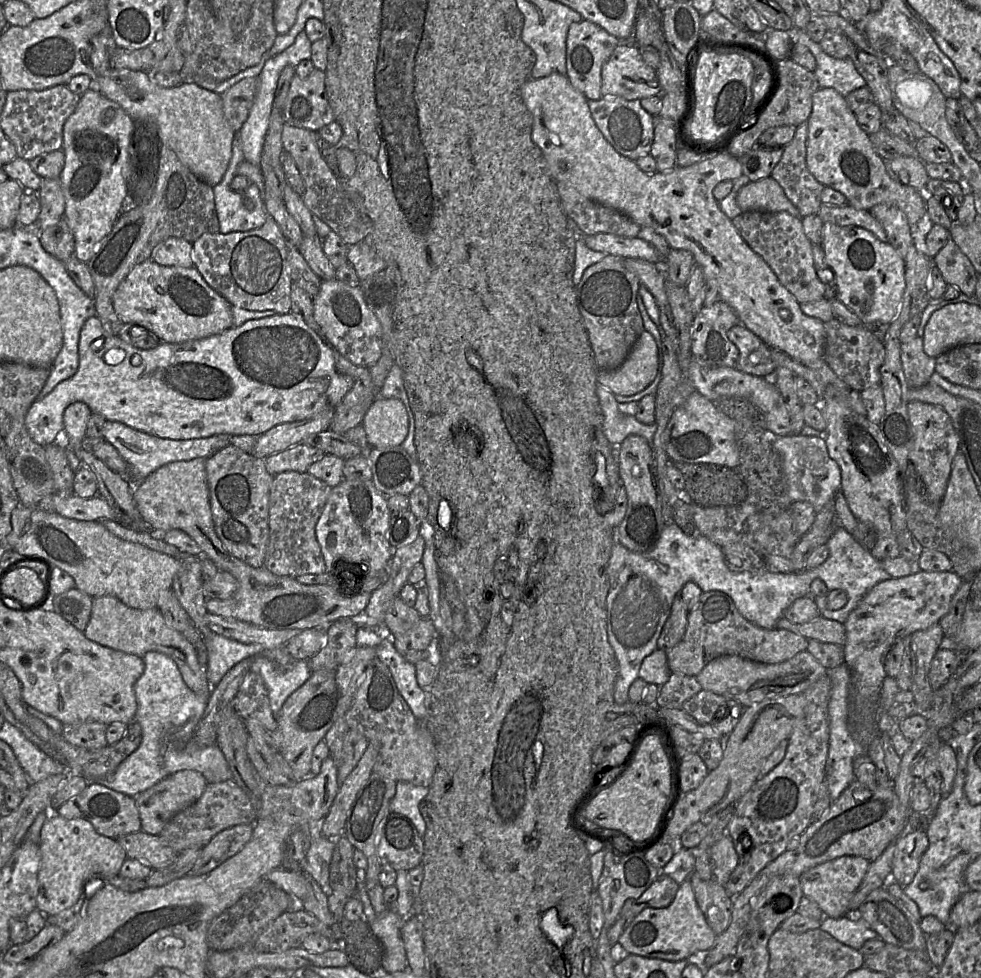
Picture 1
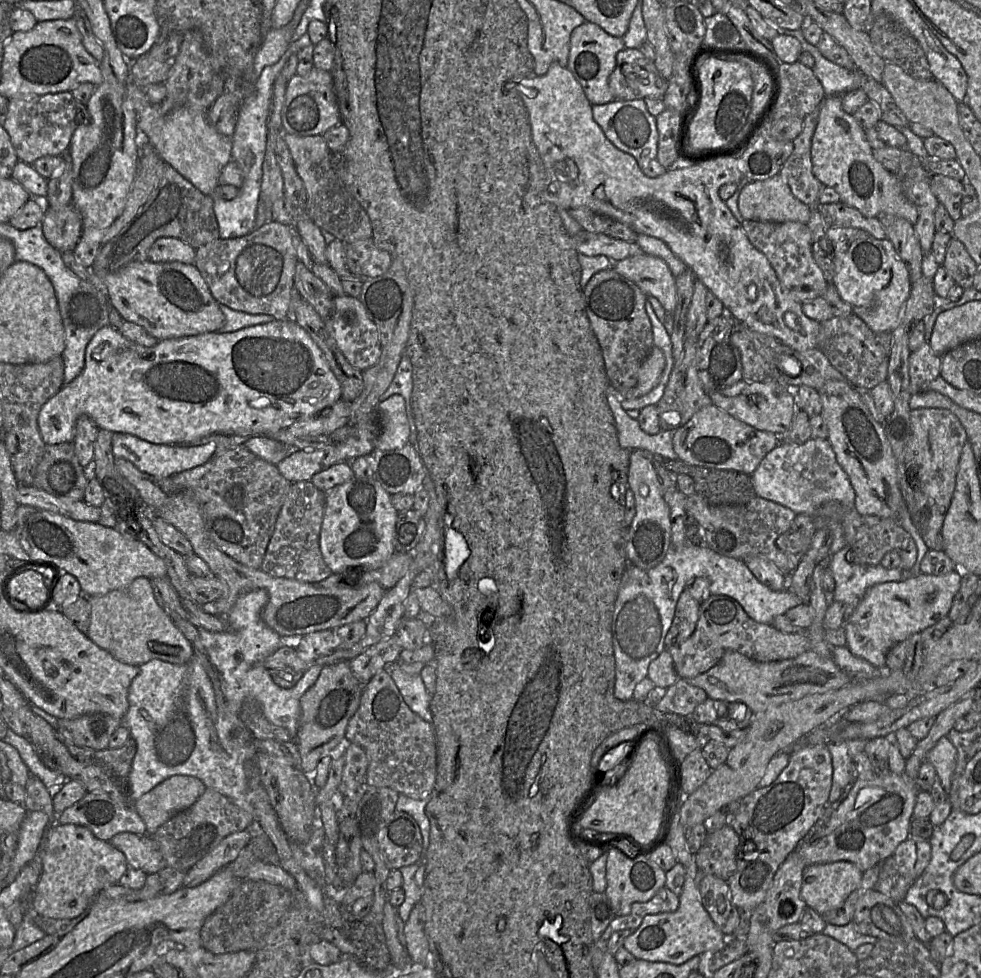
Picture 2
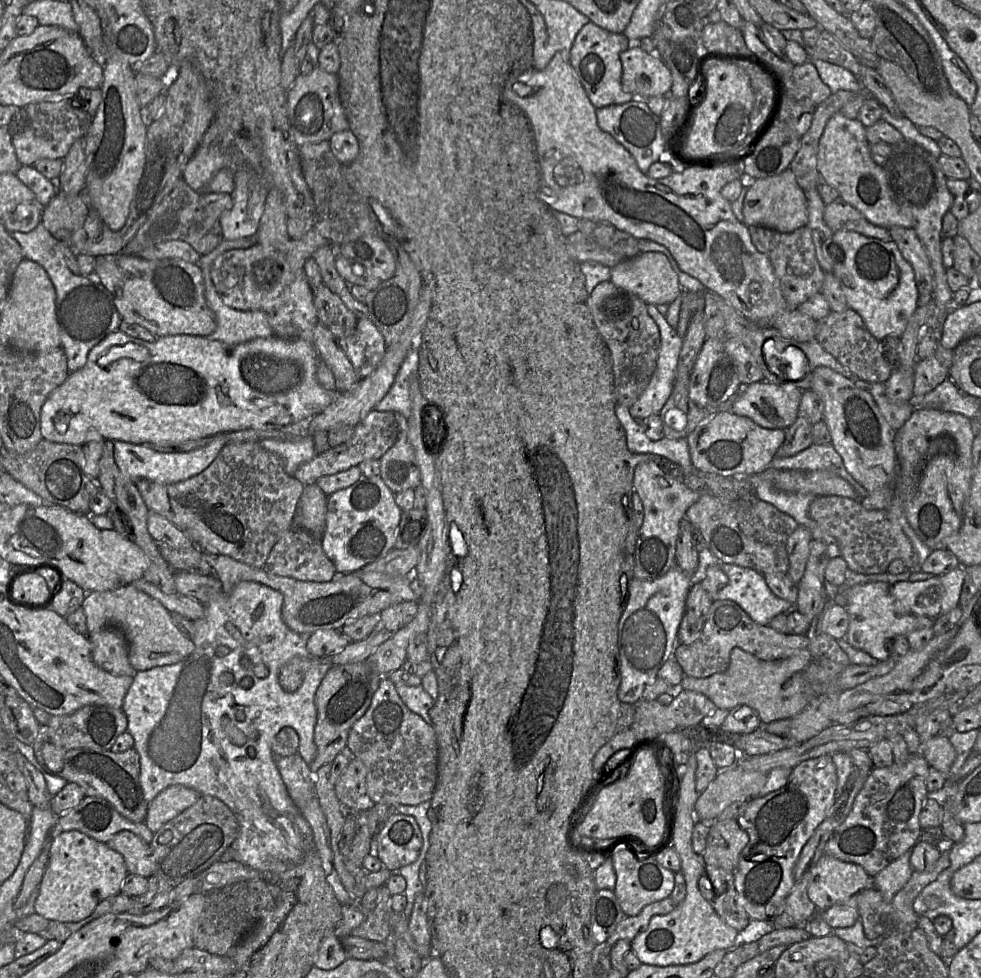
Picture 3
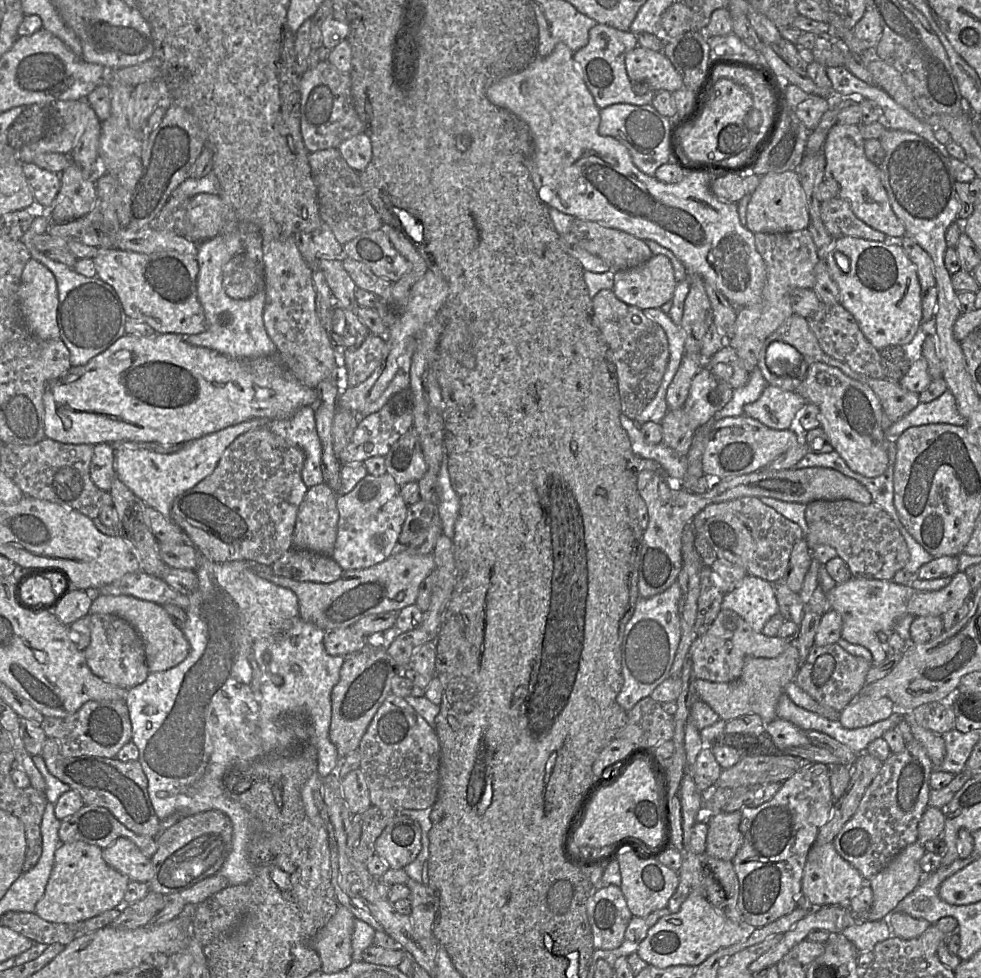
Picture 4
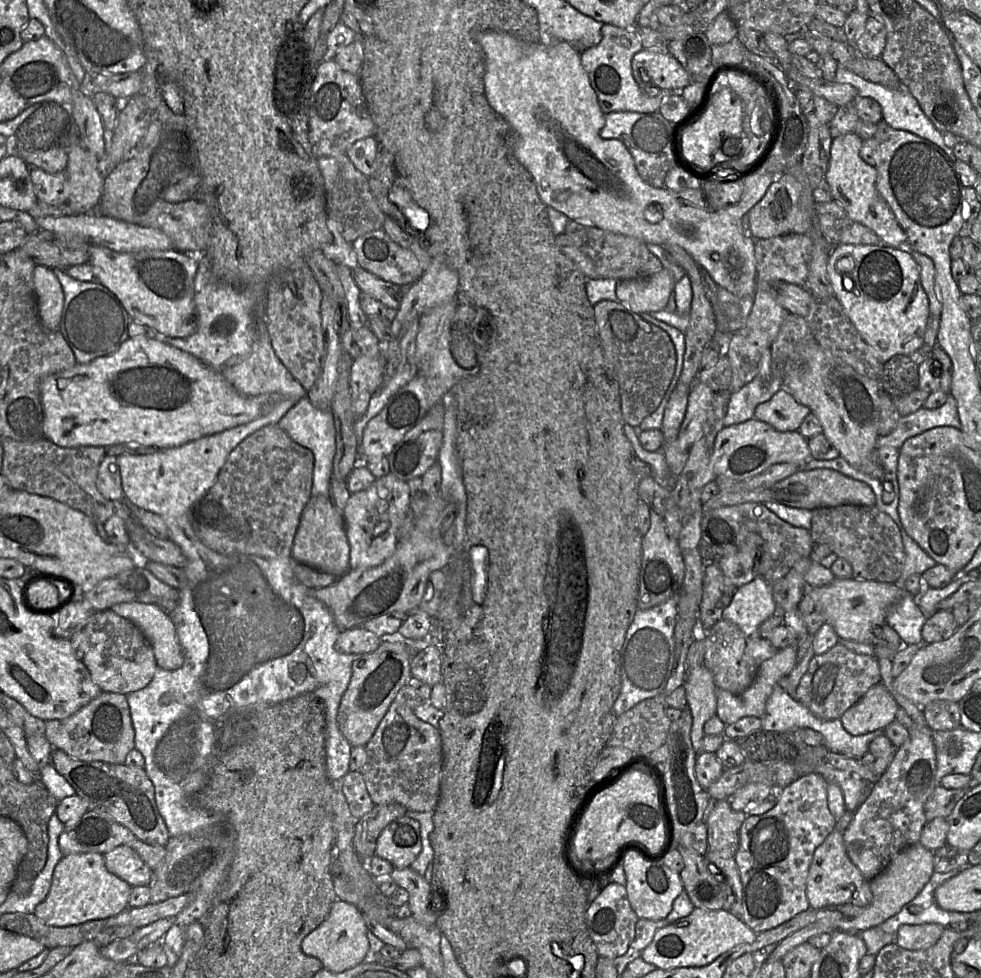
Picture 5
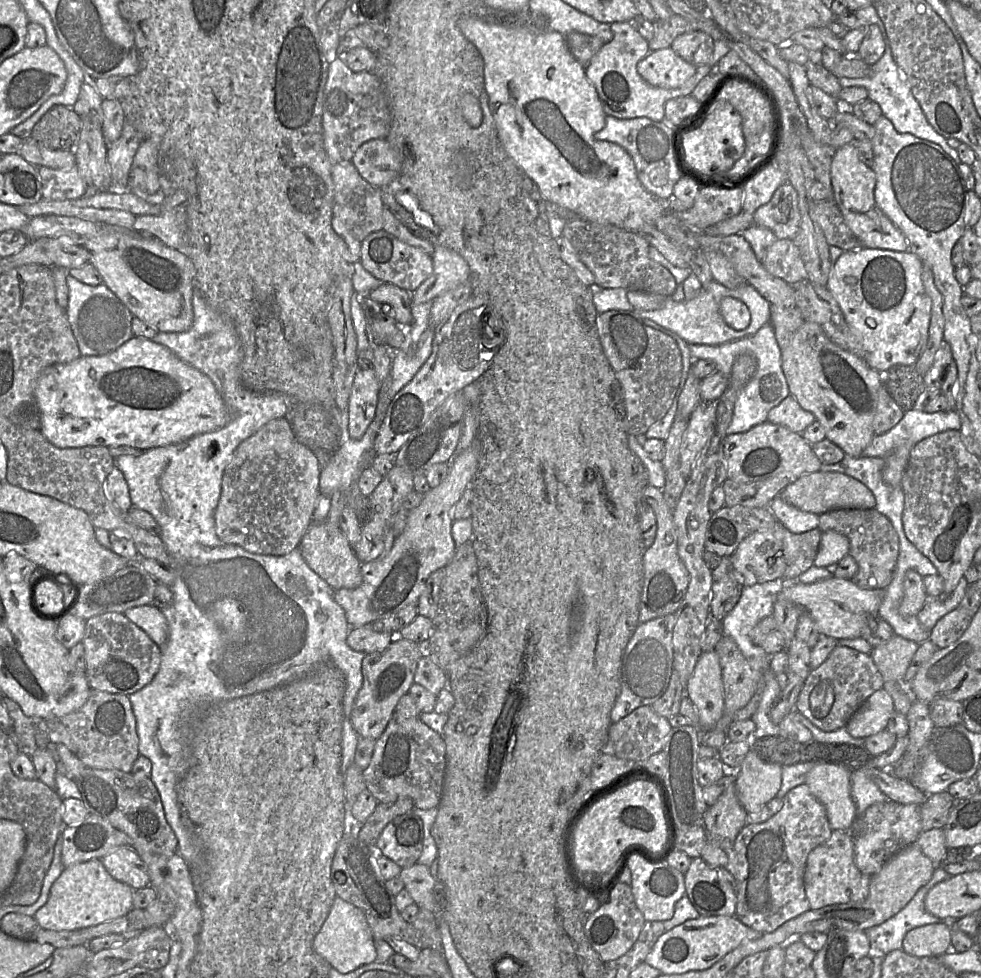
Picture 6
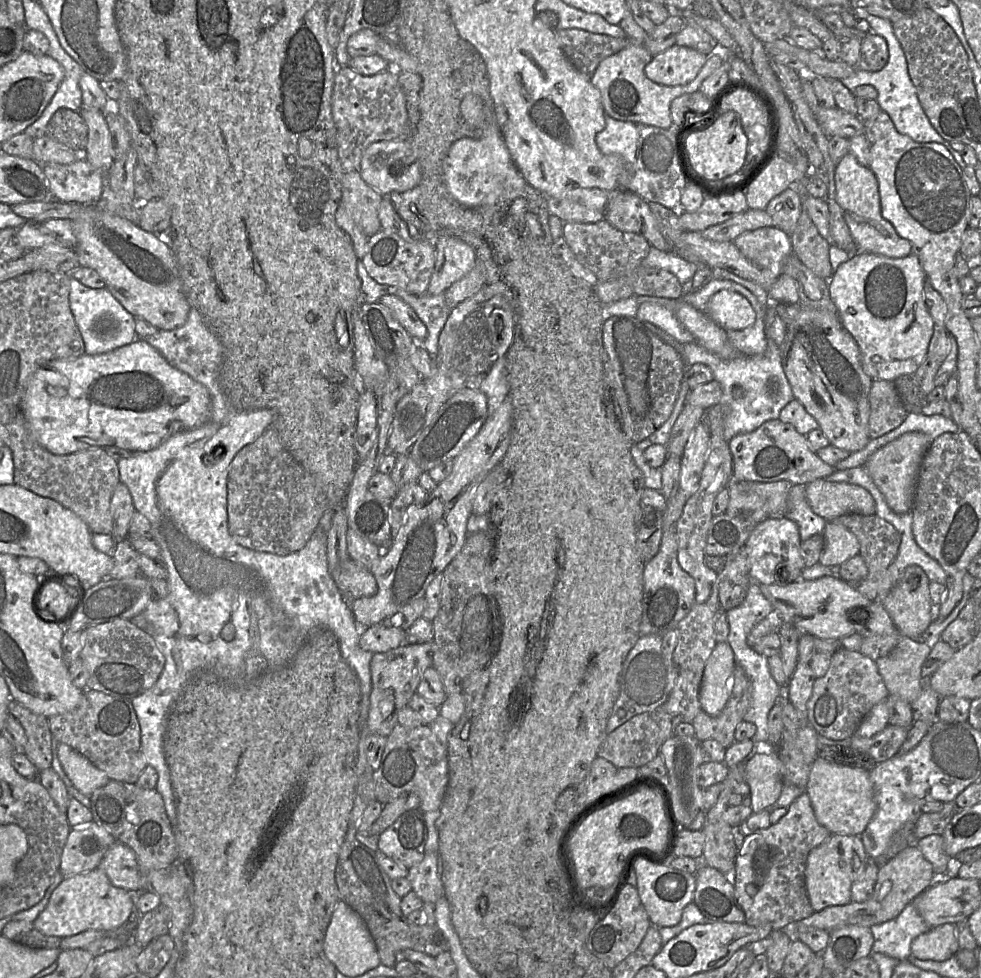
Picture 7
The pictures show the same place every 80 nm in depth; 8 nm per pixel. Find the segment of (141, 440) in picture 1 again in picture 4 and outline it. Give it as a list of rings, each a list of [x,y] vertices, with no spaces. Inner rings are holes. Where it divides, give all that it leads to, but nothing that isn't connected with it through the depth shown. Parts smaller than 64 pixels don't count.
[[[252,419],[233,425],[199,439],[186,442],[172,453],[159,453],[147,449],[130,449],[125,446],[115,451],[116,476],[148,507],[170,519],[174,499],[191,489],[216,468],[226,448],[240,435],[268,425],[268,419]]]

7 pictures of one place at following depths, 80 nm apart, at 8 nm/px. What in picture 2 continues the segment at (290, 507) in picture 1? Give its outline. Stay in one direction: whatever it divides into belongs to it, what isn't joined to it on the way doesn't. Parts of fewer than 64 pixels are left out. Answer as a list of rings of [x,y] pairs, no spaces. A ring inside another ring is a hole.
[[[311,480],[291,483],[260,567],[262,571],[274,577],[308,583],[318,583],[332,574],[319,543],[326,493],[315,487]]]

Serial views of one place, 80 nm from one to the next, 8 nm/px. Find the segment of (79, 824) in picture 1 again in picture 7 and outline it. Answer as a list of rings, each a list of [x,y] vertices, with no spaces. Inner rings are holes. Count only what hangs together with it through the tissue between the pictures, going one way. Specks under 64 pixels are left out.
[[[95,868],[88,872],[64,878],[53,891],[47,906],[32,923],[42,934],[65,938],[86,930],[115,930],[126,923],[135,911],[135,895],[114,886],[100,868]]]

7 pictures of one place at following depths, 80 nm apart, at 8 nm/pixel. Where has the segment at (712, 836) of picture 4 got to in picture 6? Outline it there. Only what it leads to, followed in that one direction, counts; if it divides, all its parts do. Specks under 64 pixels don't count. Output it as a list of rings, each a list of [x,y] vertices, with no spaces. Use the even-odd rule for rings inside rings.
[[[729,785],[718,800],[710,806],[703,819],[709,838],[735,840],[747,824],[748,813],[738,800],[736,785]]]

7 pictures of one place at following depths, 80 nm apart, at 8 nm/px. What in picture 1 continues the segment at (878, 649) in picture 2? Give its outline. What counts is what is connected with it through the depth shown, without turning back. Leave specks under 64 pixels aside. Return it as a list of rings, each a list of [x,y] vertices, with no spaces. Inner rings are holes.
[[[921,570],[901,578],[892,577],[876,584],[849,614],[844,622],[844,662],[851,674],[848,724],[855,736],[858,735],[859,724],[872,727],[876,723],[882,684],[887,677],[885,656],[888,650],[897,640],[939,623],[948,613],[961,582],[962,578],[953,570]]]

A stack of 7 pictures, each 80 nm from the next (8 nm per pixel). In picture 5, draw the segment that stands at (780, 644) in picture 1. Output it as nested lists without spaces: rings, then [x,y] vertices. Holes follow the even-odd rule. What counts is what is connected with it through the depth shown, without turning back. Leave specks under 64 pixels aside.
[[[720,619],[704,633],[704,666],[711,671],[717,688],[739,694],[751,686],[759,666],[772,658],[779,650],[768,639],[761,636],[750,638],[733,622]]]

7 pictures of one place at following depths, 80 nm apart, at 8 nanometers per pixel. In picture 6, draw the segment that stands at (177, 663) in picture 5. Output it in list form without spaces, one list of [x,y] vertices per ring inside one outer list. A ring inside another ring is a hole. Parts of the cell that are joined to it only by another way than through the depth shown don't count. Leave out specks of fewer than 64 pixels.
[[[144,605],[128,609],[124,615],[161,648],[162,654],[169,637],[168,622],[162,611],[154,605]]]

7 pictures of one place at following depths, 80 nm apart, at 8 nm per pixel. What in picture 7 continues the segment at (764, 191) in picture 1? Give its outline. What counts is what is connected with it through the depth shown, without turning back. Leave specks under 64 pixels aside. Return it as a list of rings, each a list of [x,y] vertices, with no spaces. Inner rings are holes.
[[[789,187],[774,197],[765,208],[775,227],[791,234],[800,218],[802,195],[796,187]]]

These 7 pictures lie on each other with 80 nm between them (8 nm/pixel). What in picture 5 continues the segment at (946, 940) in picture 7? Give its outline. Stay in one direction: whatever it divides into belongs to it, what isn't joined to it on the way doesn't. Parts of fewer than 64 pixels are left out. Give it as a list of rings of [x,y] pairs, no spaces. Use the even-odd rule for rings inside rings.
[[[904,924],[899,927],[896,943],[907,950],[924,950],[933,946],[942,936],[945,927],[940,924]]]

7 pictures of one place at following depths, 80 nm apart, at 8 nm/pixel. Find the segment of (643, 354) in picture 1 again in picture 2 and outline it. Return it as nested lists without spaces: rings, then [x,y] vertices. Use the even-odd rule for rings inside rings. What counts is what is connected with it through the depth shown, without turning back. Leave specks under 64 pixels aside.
[[[654,346],[639,369],[637,384],[624,395],[621,395],[621,399],[633,399],[647,394],[657,385],[664,368],[664,354],[661,349]]]

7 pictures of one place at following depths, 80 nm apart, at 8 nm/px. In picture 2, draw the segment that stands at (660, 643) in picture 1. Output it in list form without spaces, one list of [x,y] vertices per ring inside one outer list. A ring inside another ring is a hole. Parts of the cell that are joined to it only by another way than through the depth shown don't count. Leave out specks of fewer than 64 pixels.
[[[685,588],[677,601],[673,621],[664,640],[665,650],[680,645],[693,634],[699,618],[699,608],[700,603]]]

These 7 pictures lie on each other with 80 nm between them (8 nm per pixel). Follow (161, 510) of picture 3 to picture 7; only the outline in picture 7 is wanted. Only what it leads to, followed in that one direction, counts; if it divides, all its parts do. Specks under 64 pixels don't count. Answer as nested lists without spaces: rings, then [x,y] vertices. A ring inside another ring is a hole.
[[[273,427],[267,428],[263,434],[253,443],[243,447],[233,458],[227,476],[227,516],[228,516],[228,531],[231,537],[239,545],[258,552],[268,552],[280,556],[286,556],[290,553],[297,552],[303,548],[313,532],[317,528],[320,519],[326,510],[326,498],[317,489],[314,479],[304,469],[304,467],[290,454],[282,443],[278,433]]]

